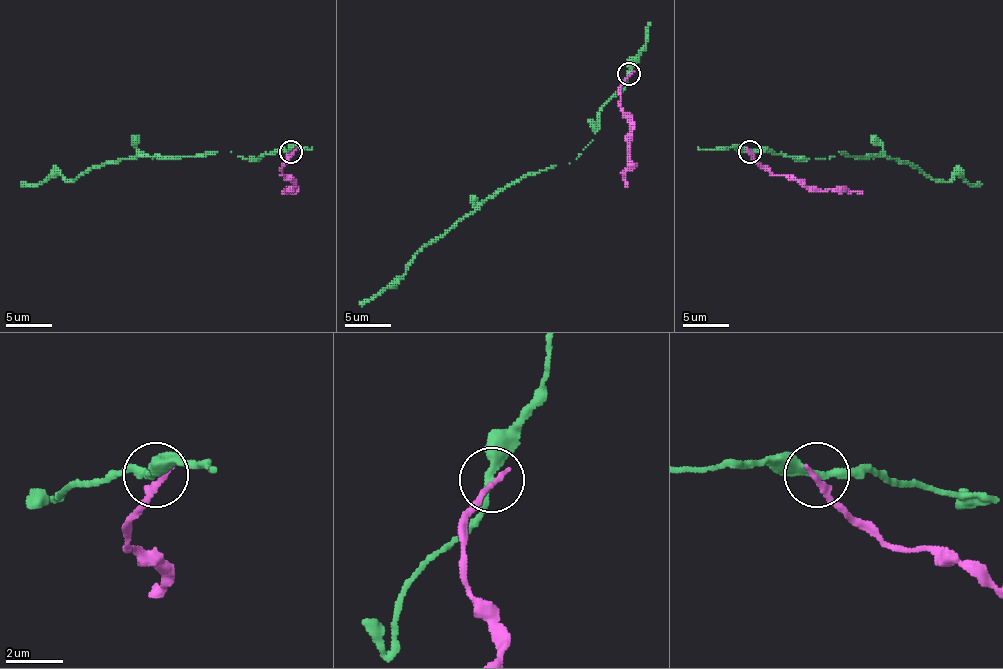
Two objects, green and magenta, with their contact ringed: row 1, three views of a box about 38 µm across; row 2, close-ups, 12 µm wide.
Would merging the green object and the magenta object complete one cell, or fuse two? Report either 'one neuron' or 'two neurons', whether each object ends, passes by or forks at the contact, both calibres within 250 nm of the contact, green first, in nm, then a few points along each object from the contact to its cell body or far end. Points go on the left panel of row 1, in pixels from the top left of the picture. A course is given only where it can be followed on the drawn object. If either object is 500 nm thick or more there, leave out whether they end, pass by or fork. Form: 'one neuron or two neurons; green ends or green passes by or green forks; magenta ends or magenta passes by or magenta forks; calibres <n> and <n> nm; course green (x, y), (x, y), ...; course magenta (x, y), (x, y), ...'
two neurons; green passes by; magenta ends; calibres 300 and 240 nm; course green (291, 152), (254, 159), (231, 152), (134, 156), (93, 166), (70, 182), (58, 175), (37, 184), (21, 182); course magenta (291, 152), (282, 166), (282, 175), (293, 186), (286, 191), (289, 193)

